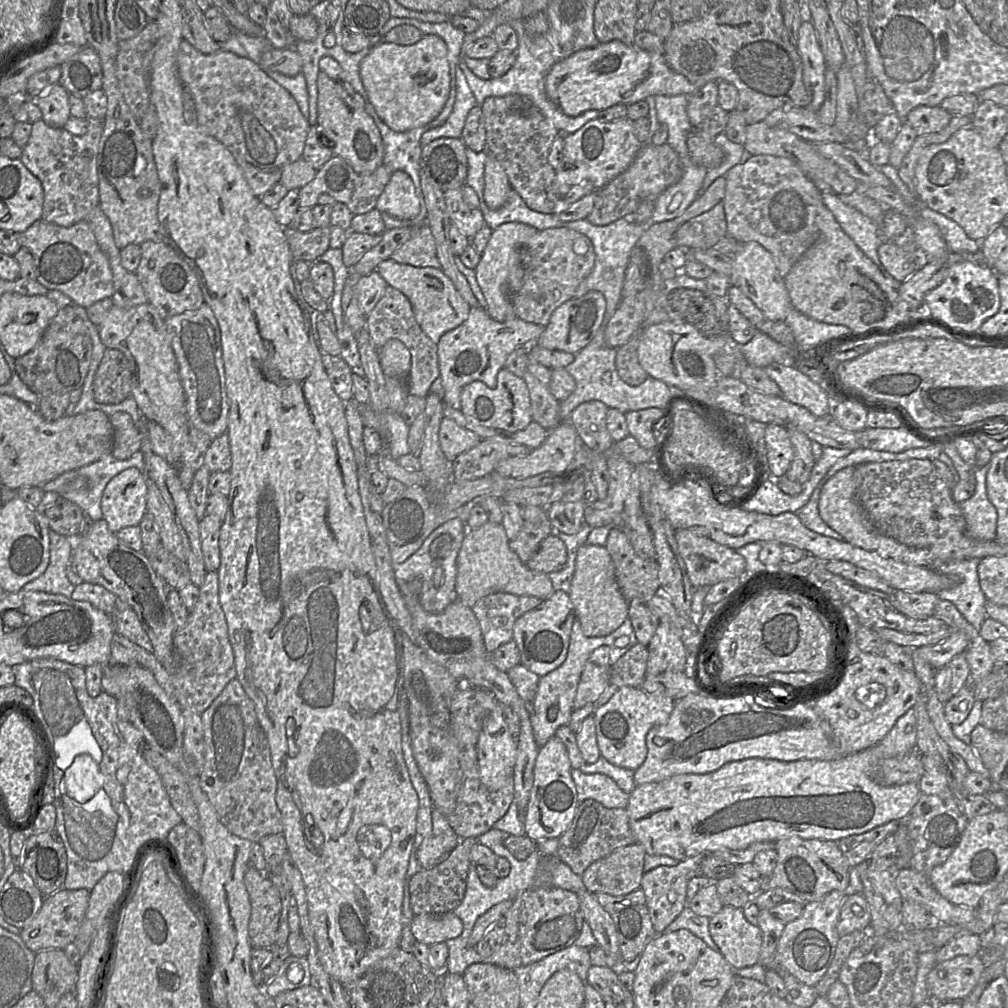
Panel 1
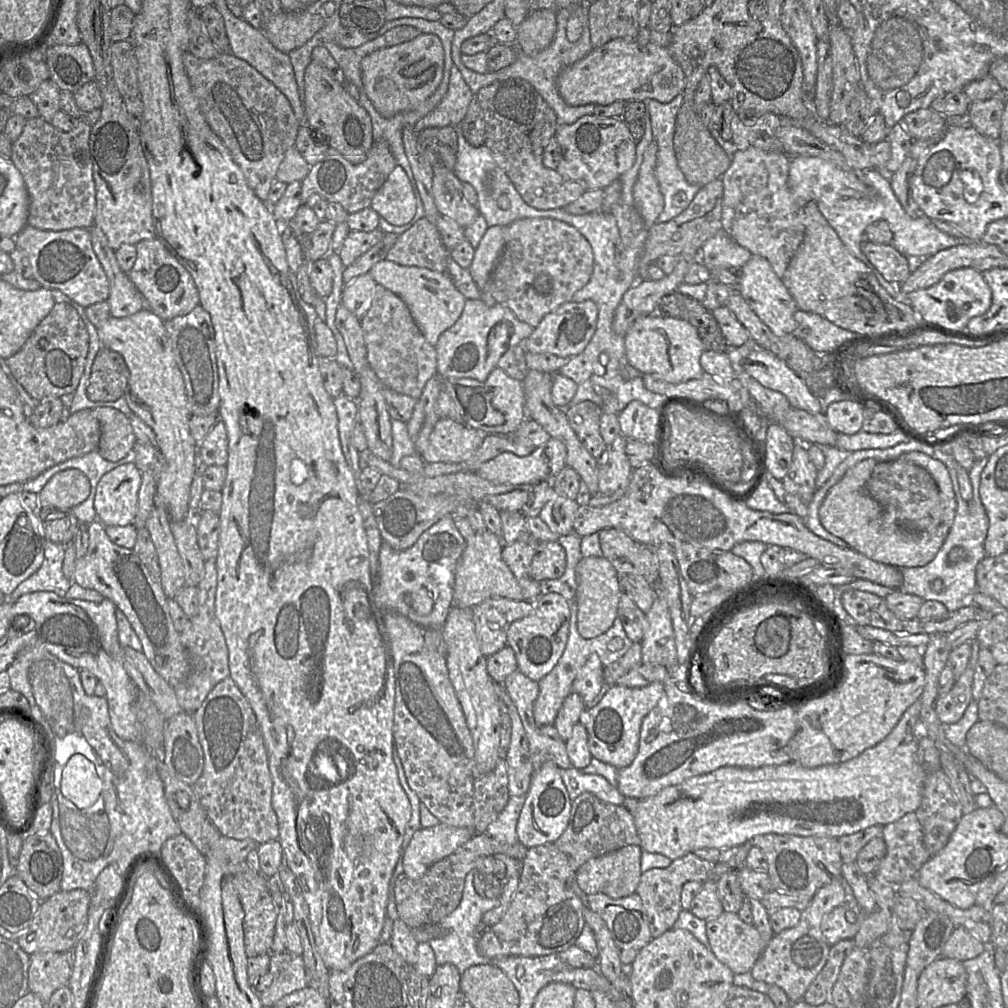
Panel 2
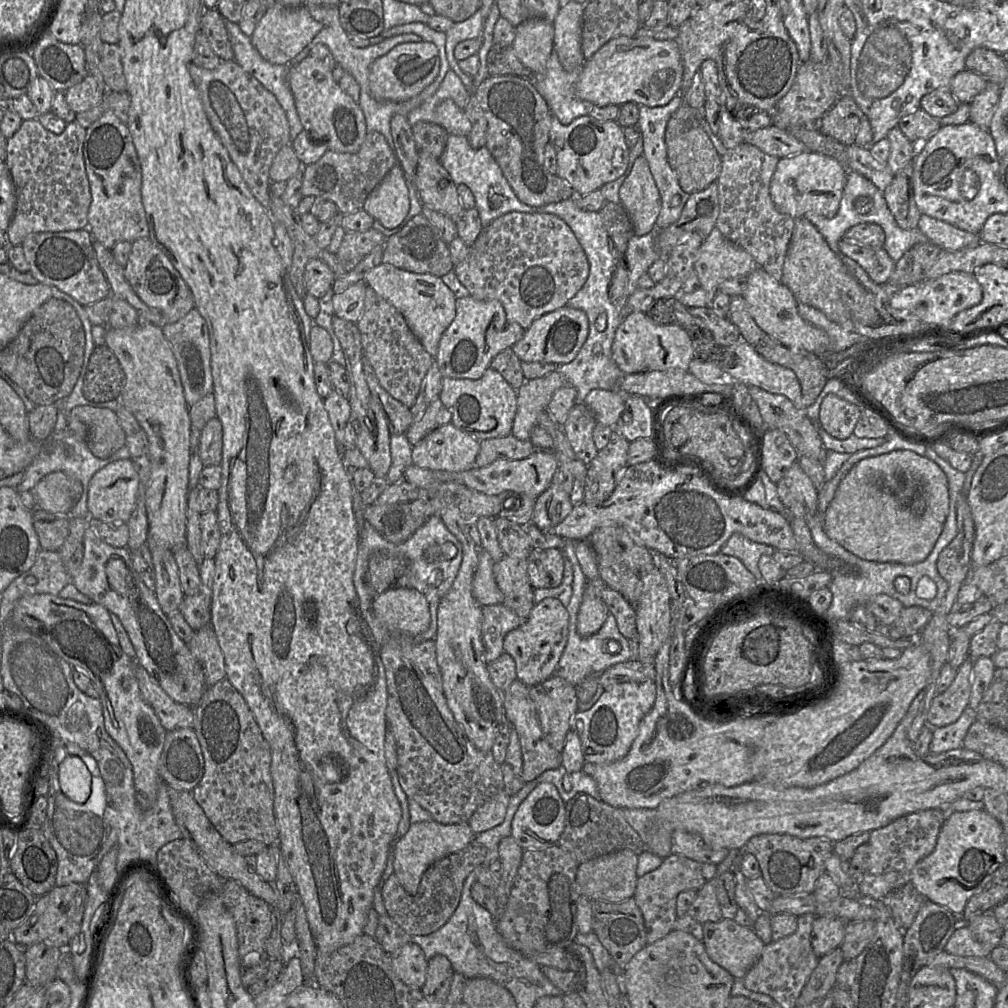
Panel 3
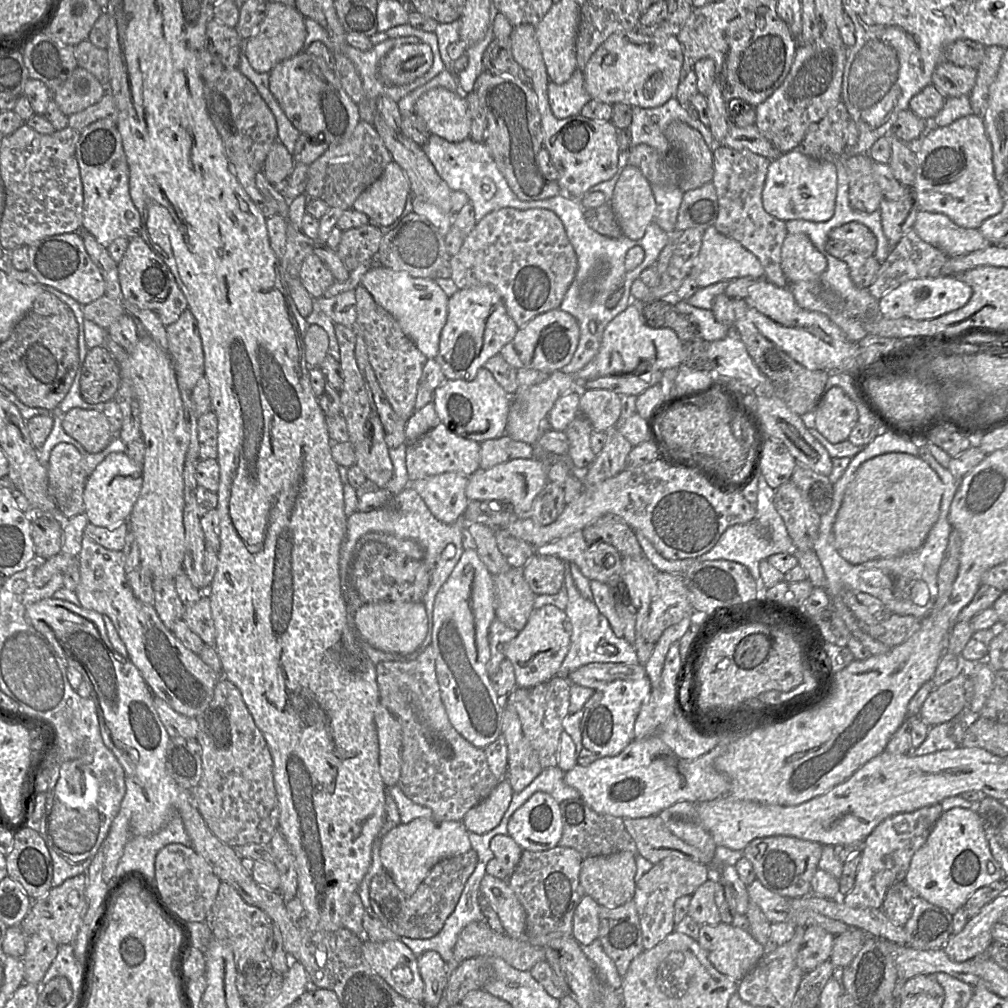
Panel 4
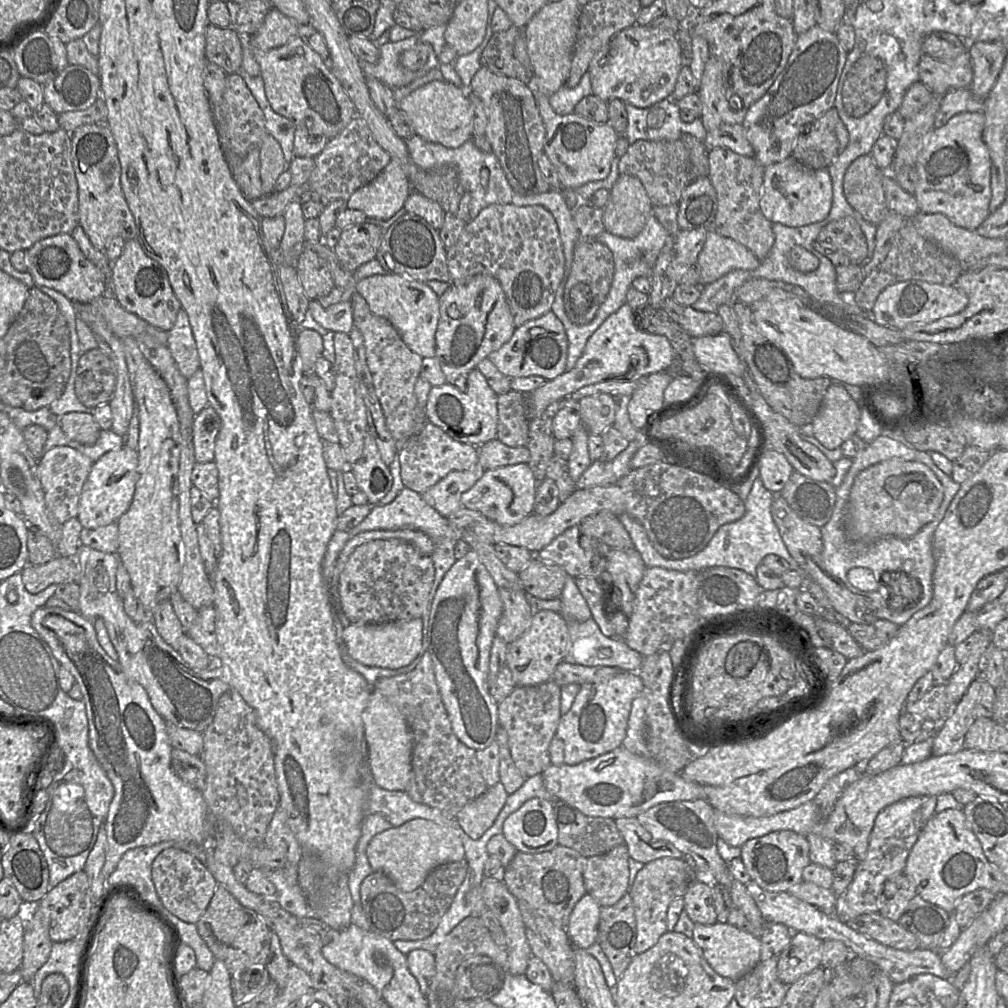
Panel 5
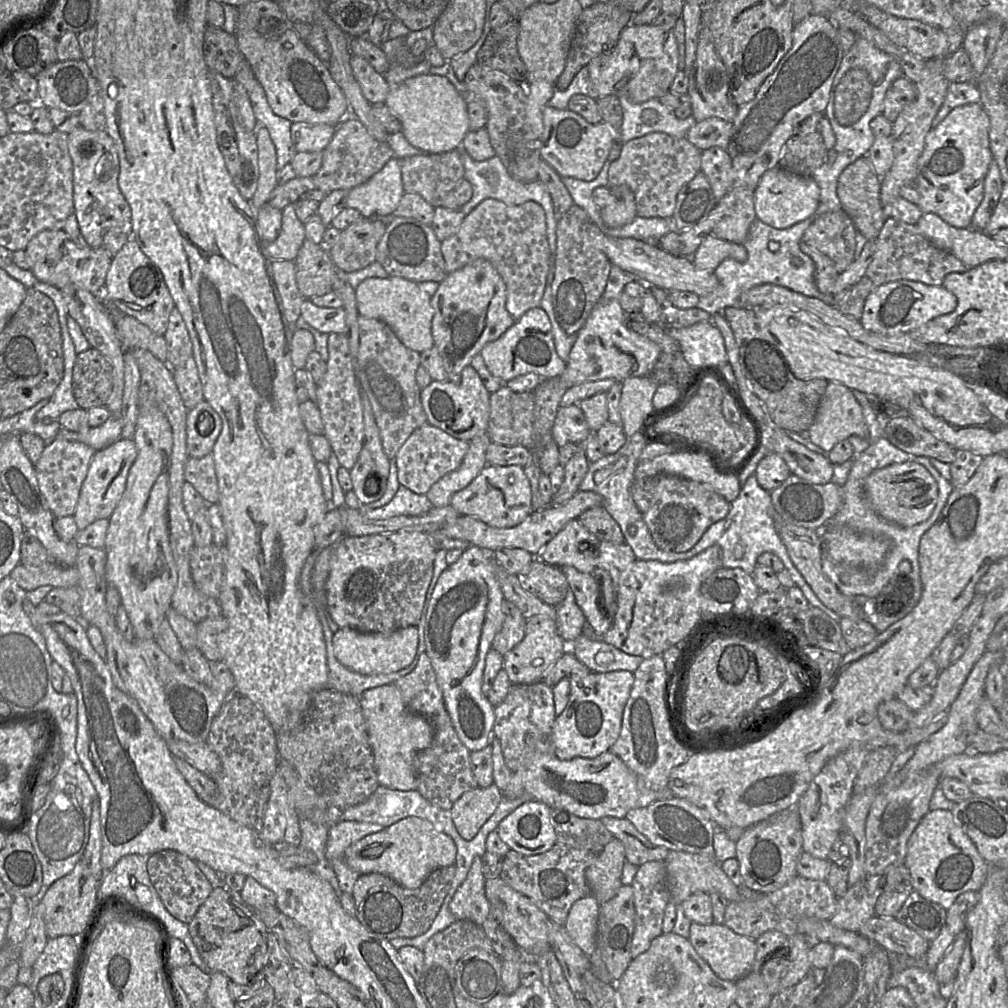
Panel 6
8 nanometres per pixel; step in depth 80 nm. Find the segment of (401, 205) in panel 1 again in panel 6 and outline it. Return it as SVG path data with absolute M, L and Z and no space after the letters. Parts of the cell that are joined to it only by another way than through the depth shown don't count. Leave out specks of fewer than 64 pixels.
M393 157L368 181L349 190L346 205L359 211L363 218L390 216L404 193L400 161Z

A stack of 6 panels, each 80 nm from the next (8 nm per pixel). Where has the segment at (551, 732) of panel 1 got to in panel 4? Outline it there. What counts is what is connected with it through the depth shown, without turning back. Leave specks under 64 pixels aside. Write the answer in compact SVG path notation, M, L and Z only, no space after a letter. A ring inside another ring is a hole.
M566 563L564 586L568 594L565 613L571 623L572 633L568 653L560 667L560 674L568 675L570 672L591 663L639 663L634 645L629 643L624 637L617 637L609 621L599 612L594 601L586 599L580 594L570 572L571 566L573 566L573 563ZM602 646L615 647L615 653L608 654L602 650Z

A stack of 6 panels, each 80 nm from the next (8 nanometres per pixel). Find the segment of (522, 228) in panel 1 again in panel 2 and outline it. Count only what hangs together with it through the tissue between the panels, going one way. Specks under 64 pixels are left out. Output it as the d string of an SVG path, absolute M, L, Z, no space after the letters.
M506 226L488 227L468 268L479 289L483 290L504 249Z

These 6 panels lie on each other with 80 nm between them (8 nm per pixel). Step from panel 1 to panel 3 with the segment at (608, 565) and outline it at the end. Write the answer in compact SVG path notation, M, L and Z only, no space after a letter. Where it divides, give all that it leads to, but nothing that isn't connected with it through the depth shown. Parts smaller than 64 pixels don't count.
M600 577L586 581L577 618L577 632L582 637L598 632L610 613L601 597L605 587L606 584Z

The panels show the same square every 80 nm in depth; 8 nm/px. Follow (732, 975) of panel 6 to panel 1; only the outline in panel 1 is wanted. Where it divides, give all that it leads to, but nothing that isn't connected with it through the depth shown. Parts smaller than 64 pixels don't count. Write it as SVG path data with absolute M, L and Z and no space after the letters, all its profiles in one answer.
M724 905L710 918L709 932L721 954L735 969L759 962L762 932L748 922L743 908Z

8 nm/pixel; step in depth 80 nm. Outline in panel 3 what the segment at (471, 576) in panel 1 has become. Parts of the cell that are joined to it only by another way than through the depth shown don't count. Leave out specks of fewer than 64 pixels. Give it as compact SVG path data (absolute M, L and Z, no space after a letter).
M478 548L478 567L472 582L472 593L481 606L503 602L503 594L493 576L494 564L491 556L485 550Z

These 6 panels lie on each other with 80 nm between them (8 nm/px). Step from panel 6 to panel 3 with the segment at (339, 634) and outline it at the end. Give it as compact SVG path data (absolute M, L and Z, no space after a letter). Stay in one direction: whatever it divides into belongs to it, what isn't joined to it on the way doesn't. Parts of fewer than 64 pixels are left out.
M391 586L372 601L374 615L398 635L415 636L430 623L427 599L418 590Z

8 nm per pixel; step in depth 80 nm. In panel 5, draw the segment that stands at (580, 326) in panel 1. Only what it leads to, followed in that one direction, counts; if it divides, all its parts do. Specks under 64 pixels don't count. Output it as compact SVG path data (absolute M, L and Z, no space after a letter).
M549 311L516 327L508 342L487 357L497 369L509 378L541 376L552 380L565 372L568 341L562 322Z

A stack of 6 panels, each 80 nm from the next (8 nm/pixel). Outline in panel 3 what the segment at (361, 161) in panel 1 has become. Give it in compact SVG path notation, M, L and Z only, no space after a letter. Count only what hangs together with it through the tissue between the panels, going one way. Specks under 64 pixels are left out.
M309 54L296 65L289 66L287 80L303 129L312 139L318 139L335 152L355 153L360 149L367 134L363 111L340 88L330 68L323 61Z

